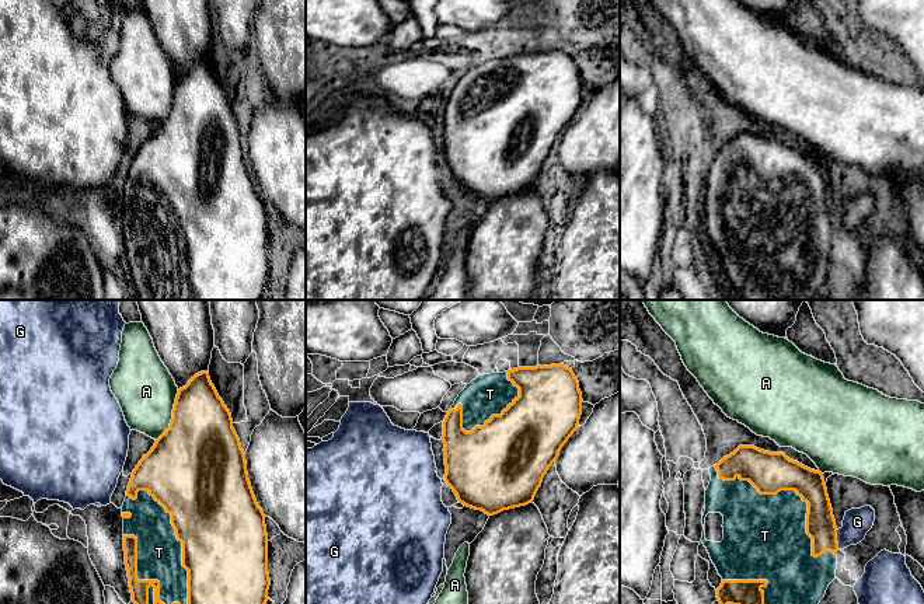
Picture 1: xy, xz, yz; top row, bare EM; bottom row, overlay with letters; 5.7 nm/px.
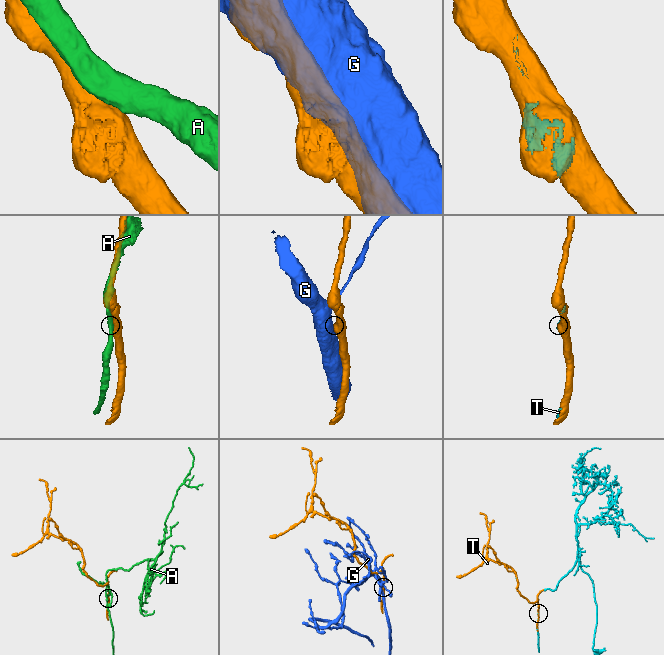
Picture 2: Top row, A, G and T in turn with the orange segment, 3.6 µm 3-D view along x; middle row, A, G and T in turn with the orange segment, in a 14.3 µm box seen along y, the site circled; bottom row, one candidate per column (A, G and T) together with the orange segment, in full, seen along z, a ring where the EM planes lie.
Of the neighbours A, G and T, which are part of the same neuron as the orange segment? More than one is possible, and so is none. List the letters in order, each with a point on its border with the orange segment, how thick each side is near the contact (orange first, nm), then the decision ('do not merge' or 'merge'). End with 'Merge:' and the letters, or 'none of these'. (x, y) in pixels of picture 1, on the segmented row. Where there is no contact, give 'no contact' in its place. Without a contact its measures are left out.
A: xy (173, 415) | 440/340 nm | do not merge
G: yz (836, 540) | 180/160 nm | do not merge
T: yz (794, 489) | 240/380 nm | merge
Merge: T

